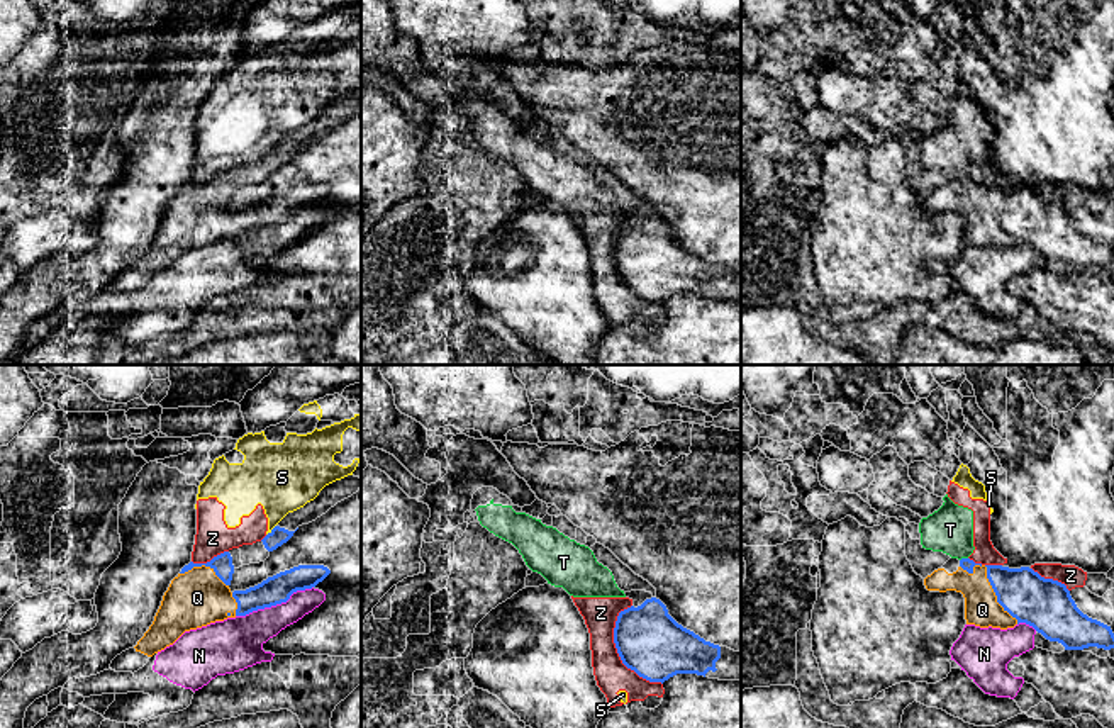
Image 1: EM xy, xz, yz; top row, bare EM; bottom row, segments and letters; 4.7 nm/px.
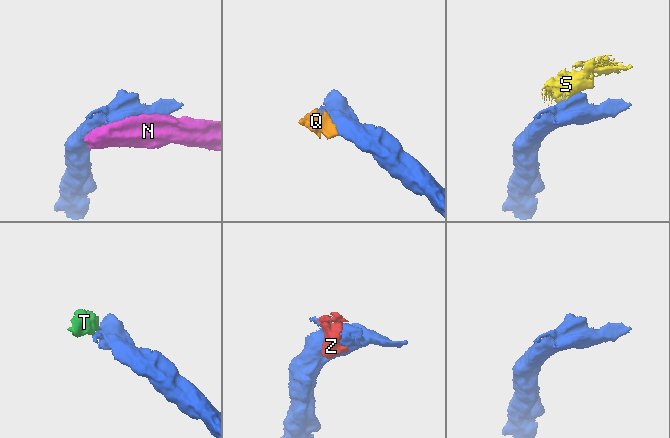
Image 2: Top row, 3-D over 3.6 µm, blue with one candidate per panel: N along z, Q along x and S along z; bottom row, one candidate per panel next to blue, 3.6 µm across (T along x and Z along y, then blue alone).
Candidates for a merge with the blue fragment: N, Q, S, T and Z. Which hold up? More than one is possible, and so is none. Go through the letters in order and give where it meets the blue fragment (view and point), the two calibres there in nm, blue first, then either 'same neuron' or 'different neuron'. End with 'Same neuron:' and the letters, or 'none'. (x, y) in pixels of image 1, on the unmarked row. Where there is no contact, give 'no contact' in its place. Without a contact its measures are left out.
N: contact xy (273, 224); calibres 140 and 240 nm; different neuron
Q: contact yz (989, 201); calibres 240 and 160 nm; same neuron
S: contact xy (272, 150); calibres 80 and 320 nm; different neuron
T: contact yz (963, 179); calibres 60 and 220 nm; different neuron
Z: contact xz (618, 272); calibres 320 and 160 nm; different neuron
Same neuron: Q

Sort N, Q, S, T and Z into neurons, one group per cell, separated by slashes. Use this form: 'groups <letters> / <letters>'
groups N / Q / S T Z

